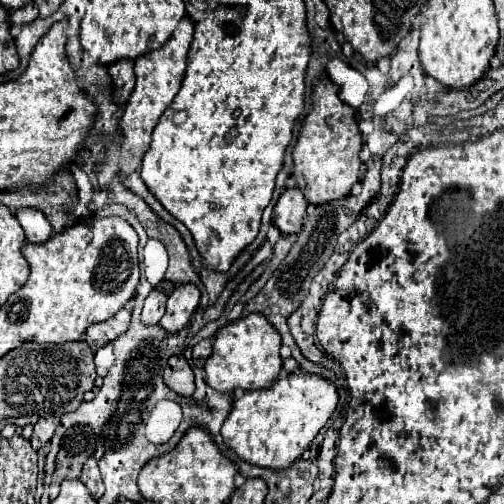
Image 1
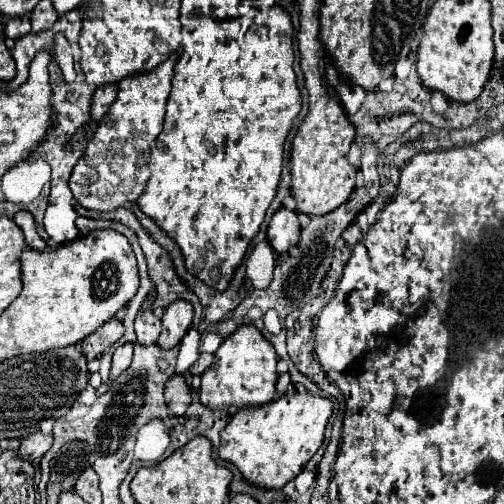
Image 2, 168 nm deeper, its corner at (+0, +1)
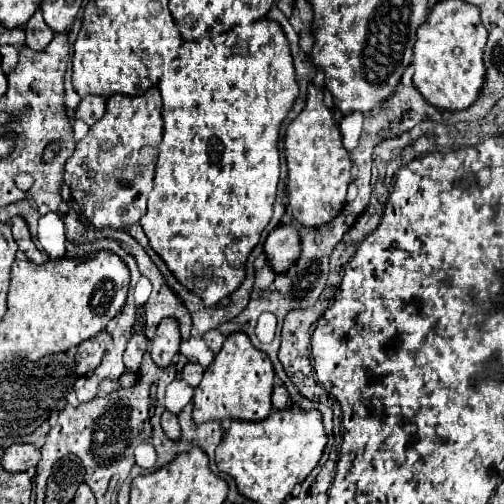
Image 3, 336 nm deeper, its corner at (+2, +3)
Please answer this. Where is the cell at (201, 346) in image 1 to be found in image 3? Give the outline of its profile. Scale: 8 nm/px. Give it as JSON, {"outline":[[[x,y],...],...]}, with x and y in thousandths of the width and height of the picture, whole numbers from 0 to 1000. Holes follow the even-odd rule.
{"outline":[[[369,720],[365,732],[361,732],[361,752],[373,764],[389,768],[397,760],[397,752],[401,752],[401,740],[405,740],[405,728],[397,720]]]}

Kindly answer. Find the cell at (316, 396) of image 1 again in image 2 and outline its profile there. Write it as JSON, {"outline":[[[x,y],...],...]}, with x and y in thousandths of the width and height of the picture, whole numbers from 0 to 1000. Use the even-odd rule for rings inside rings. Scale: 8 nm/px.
{"outline":[[[591,776],[583,784],[560,784],[512,815],[472,815],[440,855],[433,907],[468,923],[488,958],[524,970],[556,970],[587,950],[603,923],[627,903],[643,879],[643,851],[655,823],[655,792]]]}

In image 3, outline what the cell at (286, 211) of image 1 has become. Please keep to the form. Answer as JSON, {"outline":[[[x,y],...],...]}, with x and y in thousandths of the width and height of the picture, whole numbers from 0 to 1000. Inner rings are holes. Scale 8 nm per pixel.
{"outline":[[[552,446],[524,482],[532,526],[560,542],[595,510],[595,466],[583,446]]]}

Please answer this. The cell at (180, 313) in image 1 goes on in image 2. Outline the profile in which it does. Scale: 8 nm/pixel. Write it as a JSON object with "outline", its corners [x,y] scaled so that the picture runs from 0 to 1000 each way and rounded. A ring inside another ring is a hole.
{"outline":[[[341,601],[321,625],[321,661],[310,685],[321,692],[349,688],[381,649],[381,621],[385,617],[377,613],[377,601]]]}

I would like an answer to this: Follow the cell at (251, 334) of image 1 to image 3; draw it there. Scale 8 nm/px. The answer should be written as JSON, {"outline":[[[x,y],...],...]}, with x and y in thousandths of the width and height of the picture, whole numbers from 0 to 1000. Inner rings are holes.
{"outline":[[[460,661],[448,669],[437,700],[409,728],[393,776],[385,780],[381,831],[389,839],[437,835],[437,831],[480,831],[516,835],[540,815],[540,772],[544,772],[544,732],[536,708],[508,692],[488,661]]]}

